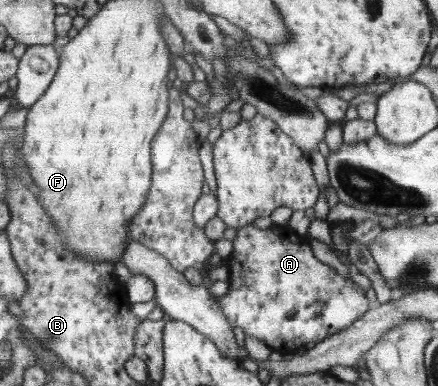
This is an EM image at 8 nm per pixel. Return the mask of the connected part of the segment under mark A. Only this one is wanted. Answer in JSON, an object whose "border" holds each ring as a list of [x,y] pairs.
{"border":[[[253,224],[239,228],[234,238],[234,251],[226,260],[230,264],[230,283],[227,292],[218,298],[232,328],[240,328],[244,334],[263,341],[273,351],[282,348],[310,347],[348,330],[368,311],[368,297],[363,287],[336,273],[334,267],[322,263],[304,237],[296,235],[286,226],[272,225],[259,229]]]}

